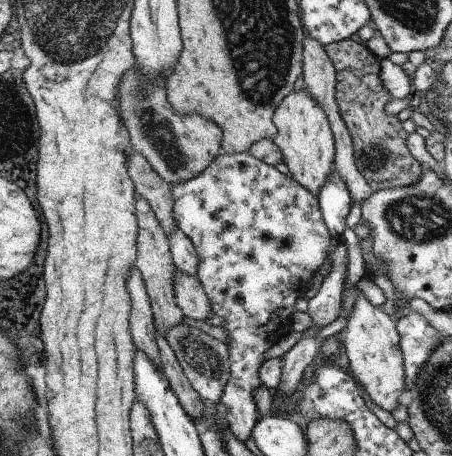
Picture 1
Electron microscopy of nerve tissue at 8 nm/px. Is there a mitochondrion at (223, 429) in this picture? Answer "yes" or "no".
no

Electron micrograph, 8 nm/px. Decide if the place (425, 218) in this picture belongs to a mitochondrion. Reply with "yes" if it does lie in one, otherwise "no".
yes

